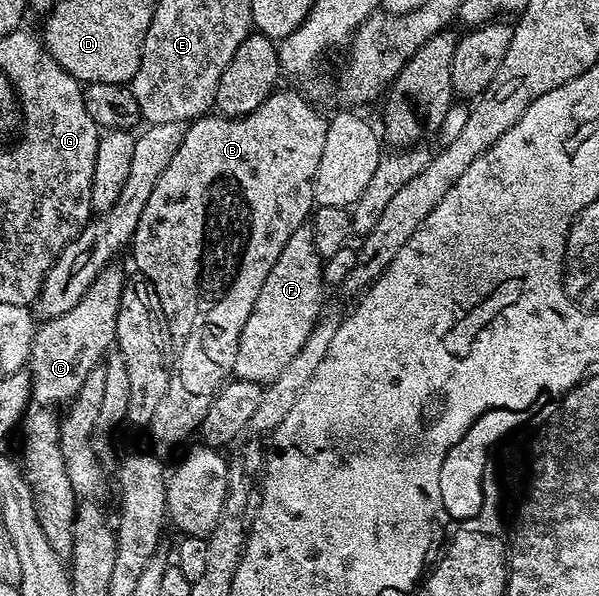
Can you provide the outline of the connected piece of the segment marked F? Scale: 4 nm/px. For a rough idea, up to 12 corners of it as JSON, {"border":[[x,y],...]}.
{"border":[[309,225],[276,257],[234,379],[276,381],[324,311]]}

